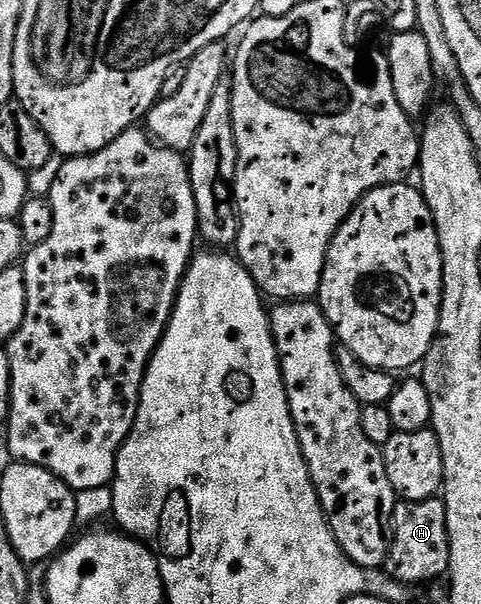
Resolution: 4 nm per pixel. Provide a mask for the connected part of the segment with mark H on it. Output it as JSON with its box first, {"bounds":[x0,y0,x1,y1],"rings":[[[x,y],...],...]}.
{"bounds":[383,498,450,586],"rings":[[[433,498],[422,502],[397,503],[392,515],[392,545],[388,551],[388,558],[384,561],[383,571],[393,576],[399,584],[415,586],[424,584],[427,580],[436,580],[445,575],[450,562],[450,542],[448,541],[448,527],[446,526],[446,506],[443,499]]]}

